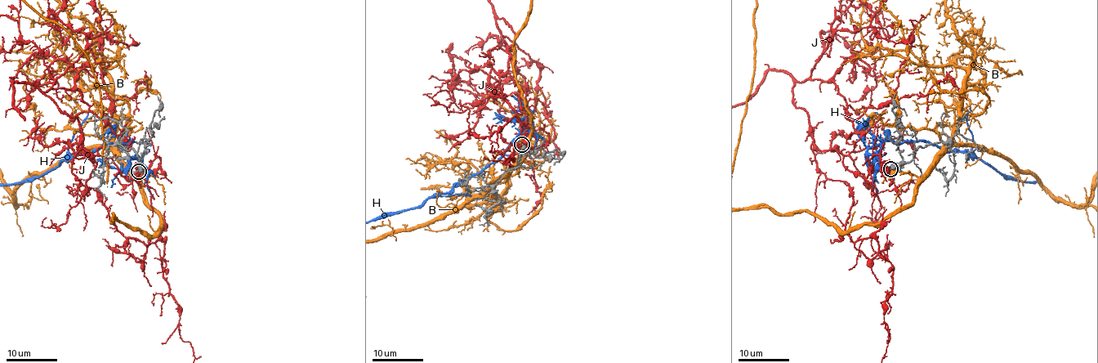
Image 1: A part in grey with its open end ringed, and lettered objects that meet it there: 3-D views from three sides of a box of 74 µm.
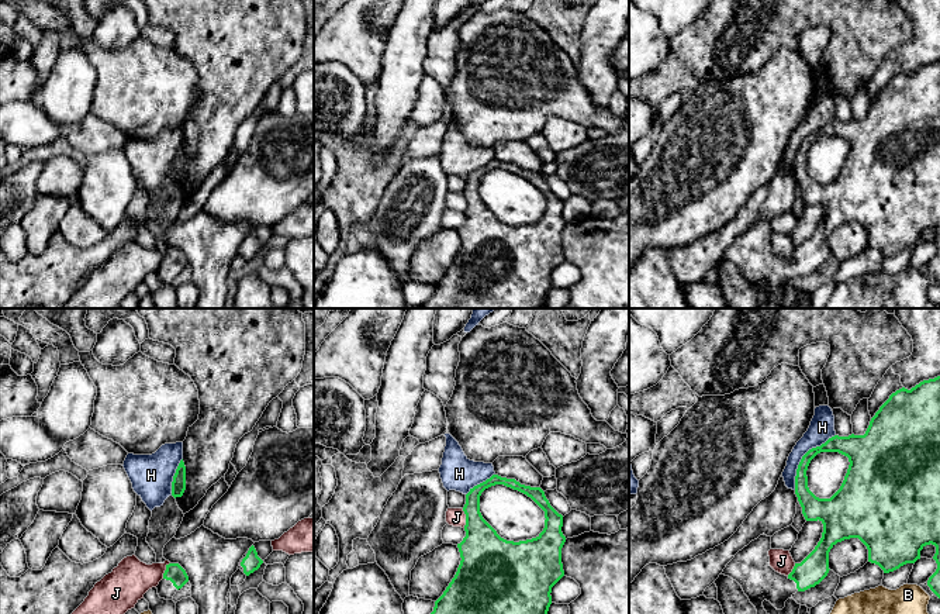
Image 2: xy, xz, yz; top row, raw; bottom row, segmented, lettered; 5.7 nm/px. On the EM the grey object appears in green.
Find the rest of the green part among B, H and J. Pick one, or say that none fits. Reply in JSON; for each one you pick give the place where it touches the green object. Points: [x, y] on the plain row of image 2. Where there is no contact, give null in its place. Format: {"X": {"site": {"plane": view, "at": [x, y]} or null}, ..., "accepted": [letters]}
{"accepted": []}

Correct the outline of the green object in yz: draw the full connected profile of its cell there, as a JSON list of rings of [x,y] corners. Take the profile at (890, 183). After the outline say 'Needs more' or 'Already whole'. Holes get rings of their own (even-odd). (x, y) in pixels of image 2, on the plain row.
[[[940,61],[892,77],[871,103],[864,120],[834,120],[809,134],[796,154],[795,179],[805,204],[823,208],[815,234],[785,261],[770,251],[771,221],[763,218],[739,235],[722,256],[742,270],[757,294],[758,308],[787,308],[771,301],[763,286],[782,294],[796,276],[819,269],[830,255],[830,234],[850,223],[858,223],[867,231],[868,246],[878,249],[884,258],[915,248],[926,230],[934,230],[937,253],[927,270],[940,283]],[[820,137],[839,137],[850,146],[840,173],[830,183],[819,183],[808,172],[808,151]]]. Needs more

